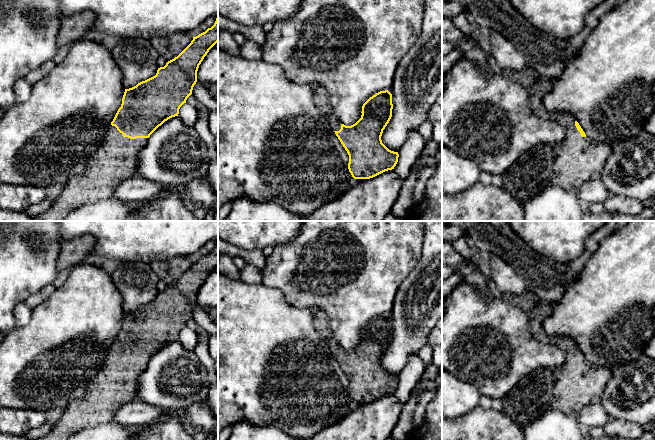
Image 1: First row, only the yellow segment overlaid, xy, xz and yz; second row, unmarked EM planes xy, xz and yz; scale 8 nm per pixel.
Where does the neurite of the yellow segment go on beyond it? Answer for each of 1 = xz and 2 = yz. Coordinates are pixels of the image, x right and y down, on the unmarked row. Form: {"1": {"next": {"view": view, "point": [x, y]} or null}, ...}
{"1": {"next": {"view": "xz", "point": [335, 348]}}, "2": {"next": {"view": "yz", "point": [567, 388]}}}

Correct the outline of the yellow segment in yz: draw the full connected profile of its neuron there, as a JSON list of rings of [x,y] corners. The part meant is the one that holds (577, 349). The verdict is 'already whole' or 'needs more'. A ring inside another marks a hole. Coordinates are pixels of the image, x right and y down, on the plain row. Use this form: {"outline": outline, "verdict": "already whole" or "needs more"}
{"outline": [[[560,336],[554,340],[564,350],[564,363],[557,367],[535,370],[530,375],[523,377],[501,399],[502,412],[521,429],[550,410],[561,411],[576,419],[585,405],[601,402],[605,386],[612,375],[609,368],[592,366],[571,338]]], "verdict": "needs more"}

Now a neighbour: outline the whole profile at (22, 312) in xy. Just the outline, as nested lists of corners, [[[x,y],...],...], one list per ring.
[[[26,302],[19,303],[13,310],[13,314],[17,327],[23,327],[27,325],[32,317],[32,308],[30,308]]]

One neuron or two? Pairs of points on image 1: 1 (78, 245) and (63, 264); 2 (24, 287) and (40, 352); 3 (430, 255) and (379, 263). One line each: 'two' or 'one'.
1: one
2: two
3: two

